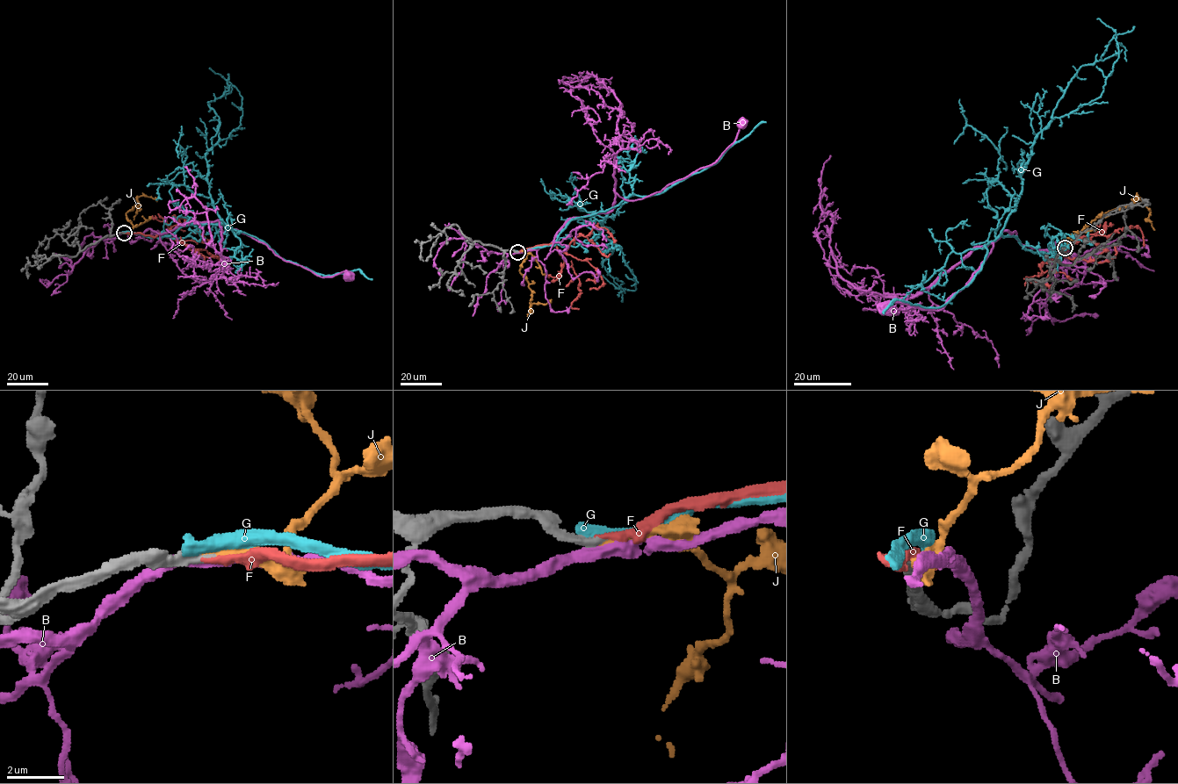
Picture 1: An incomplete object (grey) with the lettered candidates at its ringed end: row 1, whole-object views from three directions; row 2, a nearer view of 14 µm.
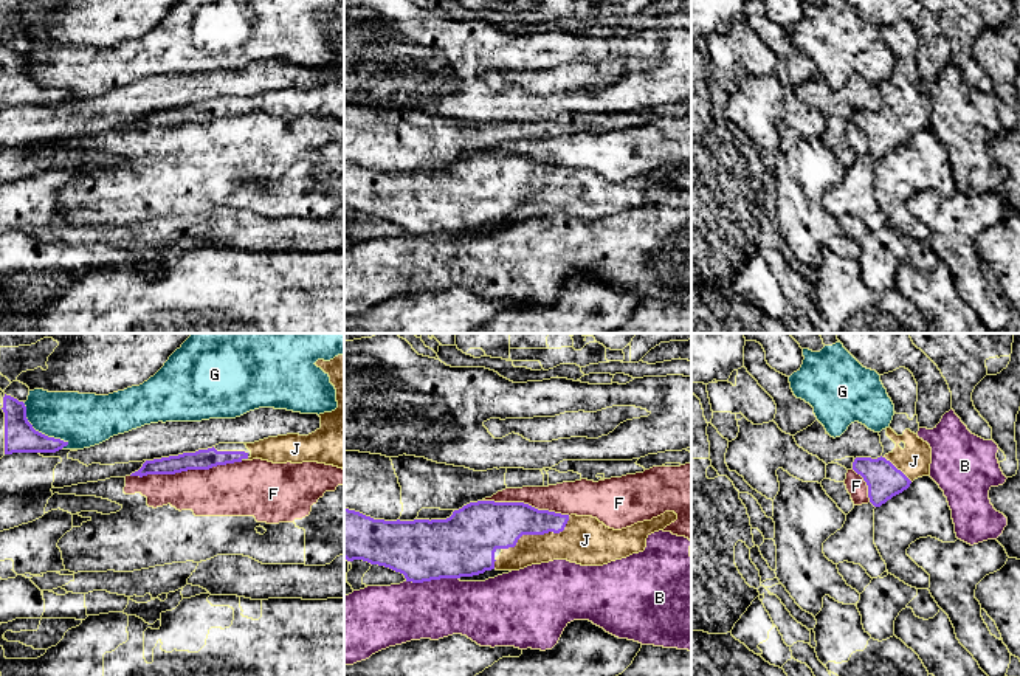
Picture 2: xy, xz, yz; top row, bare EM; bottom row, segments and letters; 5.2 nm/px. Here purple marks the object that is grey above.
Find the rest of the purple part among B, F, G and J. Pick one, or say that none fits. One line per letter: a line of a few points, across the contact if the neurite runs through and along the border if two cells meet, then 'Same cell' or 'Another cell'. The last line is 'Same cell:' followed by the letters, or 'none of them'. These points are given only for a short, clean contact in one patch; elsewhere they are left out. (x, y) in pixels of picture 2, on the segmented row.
B: Line: xz (458, 577), (406, 582). Another cell
F: Another cell
G: Another cell
J: Same cell
Same cell: J

